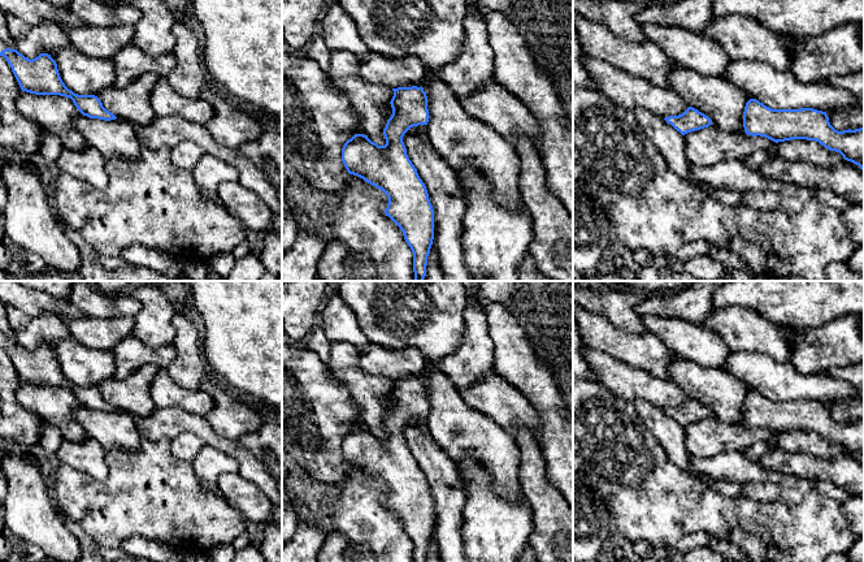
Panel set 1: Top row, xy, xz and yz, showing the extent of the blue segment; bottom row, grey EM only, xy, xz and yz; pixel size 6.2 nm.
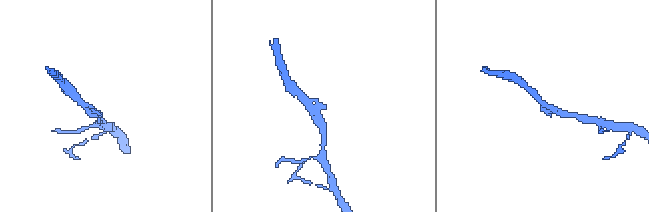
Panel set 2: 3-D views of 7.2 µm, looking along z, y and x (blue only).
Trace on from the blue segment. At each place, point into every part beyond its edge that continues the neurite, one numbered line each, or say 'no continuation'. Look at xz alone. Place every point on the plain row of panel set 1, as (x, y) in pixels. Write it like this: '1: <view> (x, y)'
no continuation

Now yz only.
no continuation

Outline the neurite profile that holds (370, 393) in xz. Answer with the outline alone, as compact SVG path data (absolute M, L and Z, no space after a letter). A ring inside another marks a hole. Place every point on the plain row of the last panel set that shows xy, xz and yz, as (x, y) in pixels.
M349 343L331 345L327 372L351 393L368 429L378 437L385 437L383 420L392 406L392 380L362 371L360 351Z

